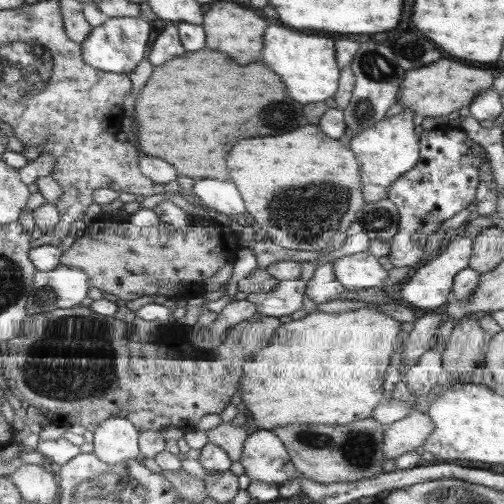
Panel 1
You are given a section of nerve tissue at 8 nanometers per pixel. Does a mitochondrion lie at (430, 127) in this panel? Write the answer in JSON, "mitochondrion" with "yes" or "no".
{"mitochondrion":"no"}

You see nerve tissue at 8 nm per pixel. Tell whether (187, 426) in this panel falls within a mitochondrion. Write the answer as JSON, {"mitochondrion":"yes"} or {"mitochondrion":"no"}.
{"mitochondrion":"no"}

